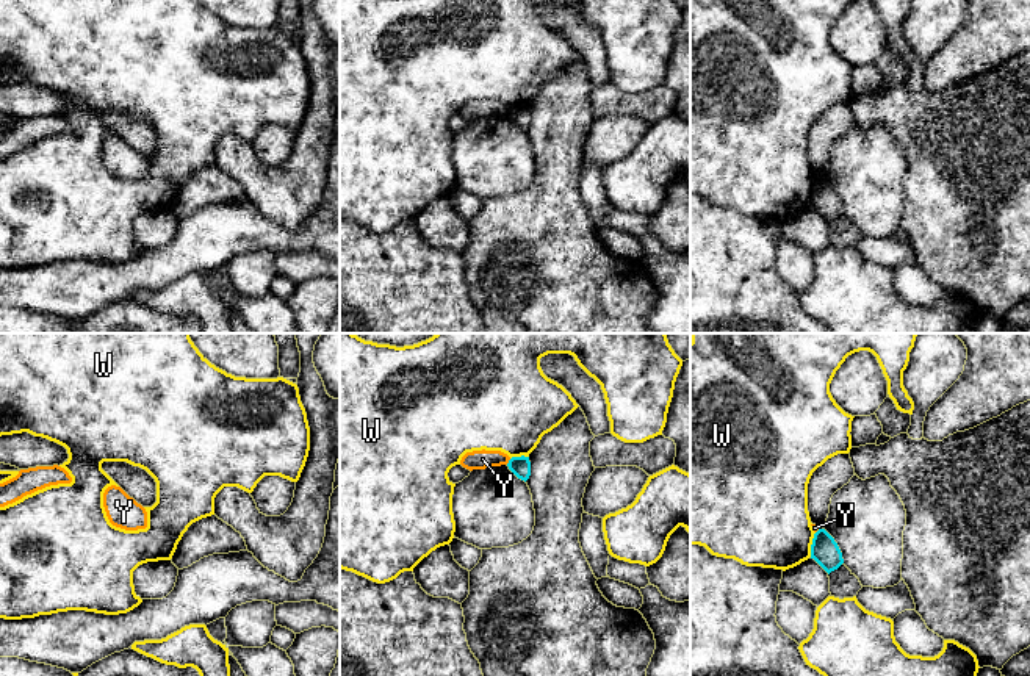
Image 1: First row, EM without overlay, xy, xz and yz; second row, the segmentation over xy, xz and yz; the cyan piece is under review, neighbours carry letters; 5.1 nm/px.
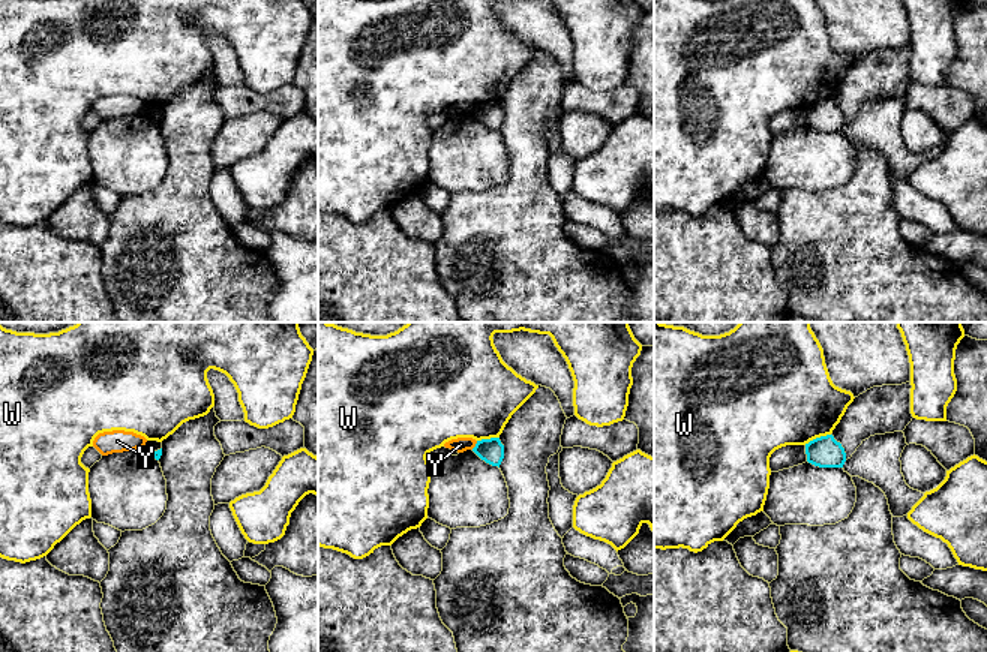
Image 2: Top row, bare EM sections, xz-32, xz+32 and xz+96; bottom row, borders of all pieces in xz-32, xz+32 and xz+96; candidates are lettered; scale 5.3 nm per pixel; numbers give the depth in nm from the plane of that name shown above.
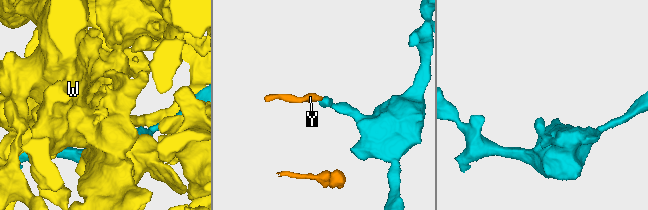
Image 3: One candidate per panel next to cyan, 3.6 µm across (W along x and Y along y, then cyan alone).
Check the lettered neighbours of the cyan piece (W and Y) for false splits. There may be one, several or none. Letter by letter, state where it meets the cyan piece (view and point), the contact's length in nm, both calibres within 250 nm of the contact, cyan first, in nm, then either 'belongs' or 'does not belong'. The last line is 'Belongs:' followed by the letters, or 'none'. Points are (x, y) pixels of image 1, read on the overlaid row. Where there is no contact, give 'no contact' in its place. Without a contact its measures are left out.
W: yz (811, 545) | 130 nm | 140/440 nm | does not belong
Y: xz (509, 462) | 40 nm | 100/100 nm | does not belong
Belongs: none

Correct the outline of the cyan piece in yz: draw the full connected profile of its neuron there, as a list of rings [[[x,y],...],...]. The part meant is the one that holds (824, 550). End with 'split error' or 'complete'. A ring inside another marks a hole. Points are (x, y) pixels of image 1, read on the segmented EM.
[[[819,529],[814,534],[811,559],[814,559],[828,574],[844,563],[837,543],[825,529]]]; complete

